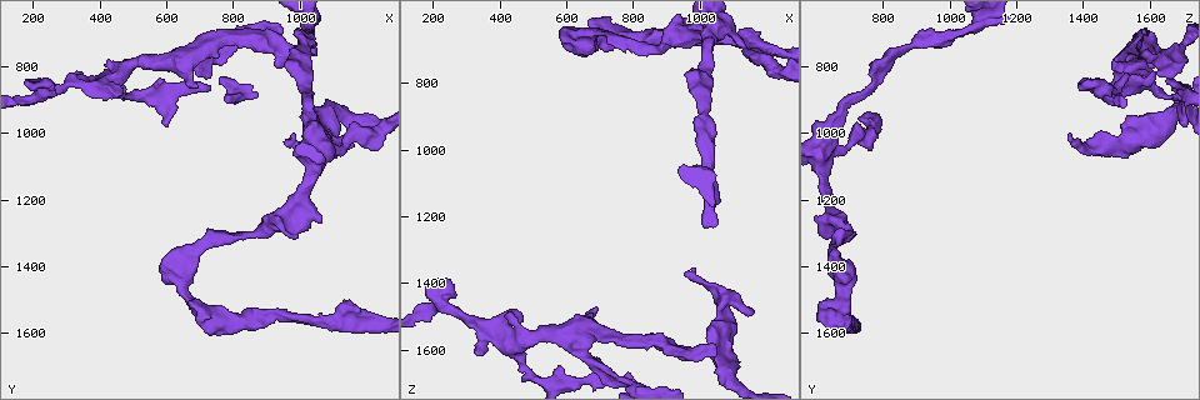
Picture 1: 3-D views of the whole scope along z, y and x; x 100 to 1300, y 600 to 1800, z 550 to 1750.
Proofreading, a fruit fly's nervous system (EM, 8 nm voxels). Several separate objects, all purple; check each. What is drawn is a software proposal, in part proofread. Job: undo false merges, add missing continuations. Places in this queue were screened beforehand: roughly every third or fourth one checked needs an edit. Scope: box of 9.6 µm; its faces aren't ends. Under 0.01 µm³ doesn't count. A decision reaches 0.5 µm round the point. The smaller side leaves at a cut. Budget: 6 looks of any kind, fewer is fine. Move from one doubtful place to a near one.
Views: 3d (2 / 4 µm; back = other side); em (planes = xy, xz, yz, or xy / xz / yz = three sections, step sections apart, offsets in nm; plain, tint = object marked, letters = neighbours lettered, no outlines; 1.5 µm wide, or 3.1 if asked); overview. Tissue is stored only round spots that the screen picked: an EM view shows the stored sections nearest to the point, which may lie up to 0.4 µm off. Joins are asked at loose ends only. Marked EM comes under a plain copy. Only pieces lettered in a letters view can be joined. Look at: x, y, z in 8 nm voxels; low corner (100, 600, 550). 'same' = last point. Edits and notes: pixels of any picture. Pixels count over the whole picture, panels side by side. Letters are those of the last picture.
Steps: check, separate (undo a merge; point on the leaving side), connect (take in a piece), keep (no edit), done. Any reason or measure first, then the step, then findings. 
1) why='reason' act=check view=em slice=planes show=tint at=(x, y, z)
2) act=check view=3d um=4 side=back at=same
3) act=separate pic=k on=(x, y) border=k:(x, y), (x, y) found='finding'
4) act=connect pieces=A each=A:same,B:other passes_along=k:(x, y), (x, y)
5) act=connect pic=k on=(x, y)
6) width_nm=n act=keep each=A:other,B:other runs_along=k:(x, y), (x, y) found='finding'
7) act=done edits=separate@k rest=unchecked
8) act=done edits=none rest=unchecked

why='free end' act=check view=em slice=xy step=4 show=letters at=(250, 860, 1390)

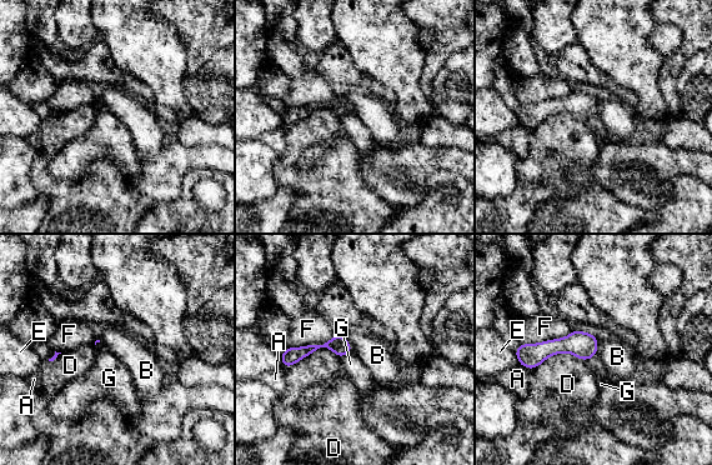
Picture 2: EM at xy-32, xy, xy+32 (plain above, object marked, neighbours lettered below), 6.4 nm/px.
why='cut it another way' act=check view=em slice=planes show=letters at=same

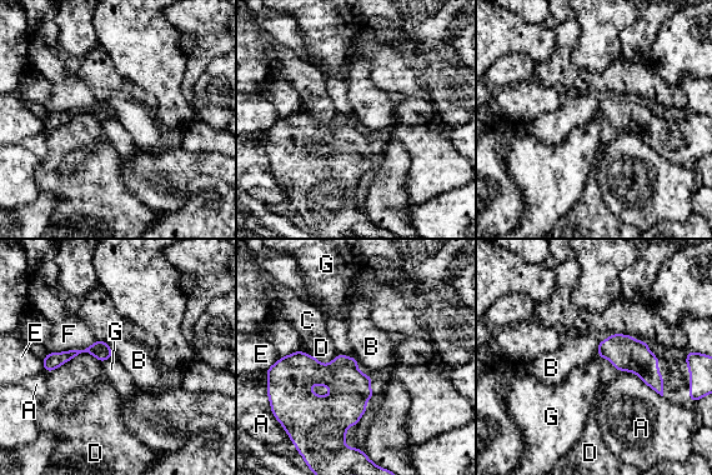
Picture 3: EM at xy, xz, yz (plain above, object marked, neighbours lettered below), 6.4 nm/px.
width_nm=120 longest_contact=D:360nm act=keep each=A:other,B:other,C:other,D:other,E:other,F:other,G:other found='no lettered piece goes on from it'

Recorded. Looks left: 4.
why='free end' act=check view=3d um=2 side=back at=(780, 910, 1670)

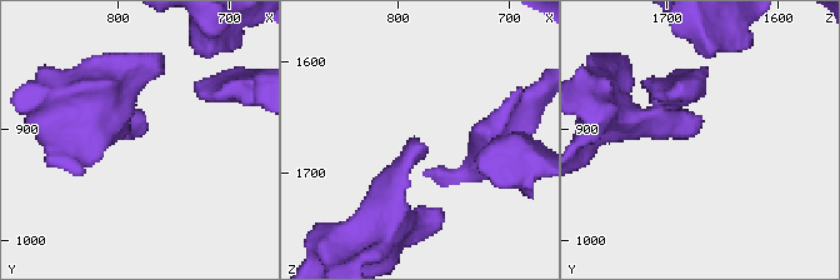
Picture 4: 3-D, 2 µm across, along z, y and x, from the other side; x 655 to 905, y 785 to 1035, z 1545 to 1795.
act=check view=em slice=yz step=4 show=letters at=(776, 904, 1674)

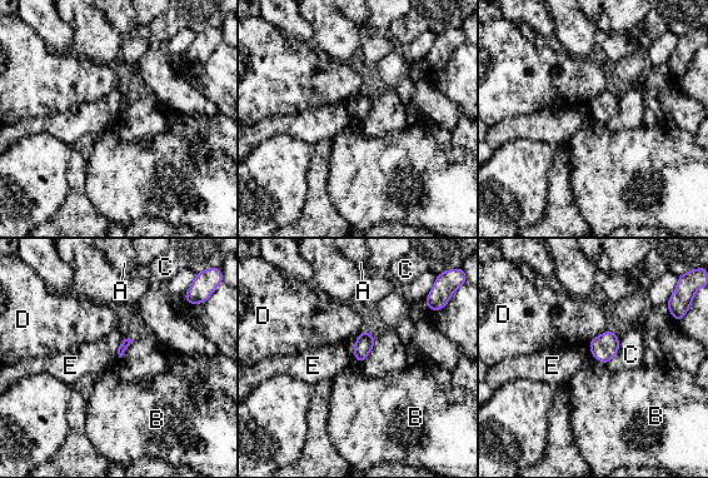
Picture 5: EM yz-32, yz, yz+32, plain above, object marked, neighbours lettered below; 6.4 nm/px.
act=keep each=A:other,B:other,C:other,D:other,E:other found='none of them fits'

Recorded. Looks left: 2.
why='free end' act=check view=em slice=planes show=letters at=(970, 1000, 1360)

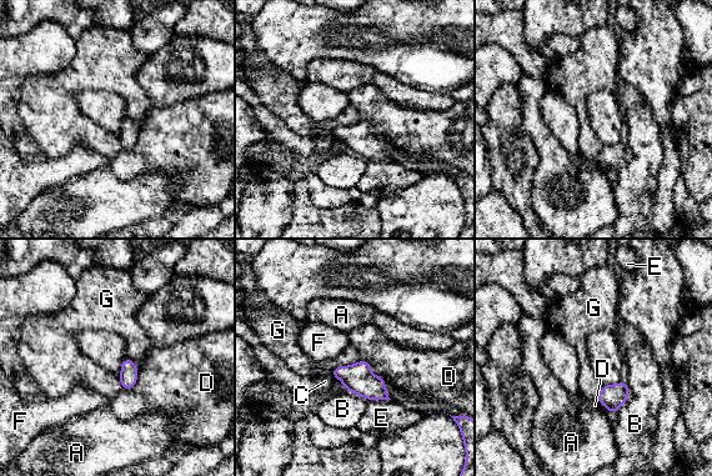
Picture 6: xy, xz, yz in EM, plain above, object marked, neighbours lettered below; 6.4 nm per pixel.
act=keep each=A:other,B:other,C:other,D:other,E:other,F:other,G:other border=6:(360, 360), (330, 372) found='none of them fits'

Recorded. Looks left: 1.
act=done edits=none rest=unchecked

